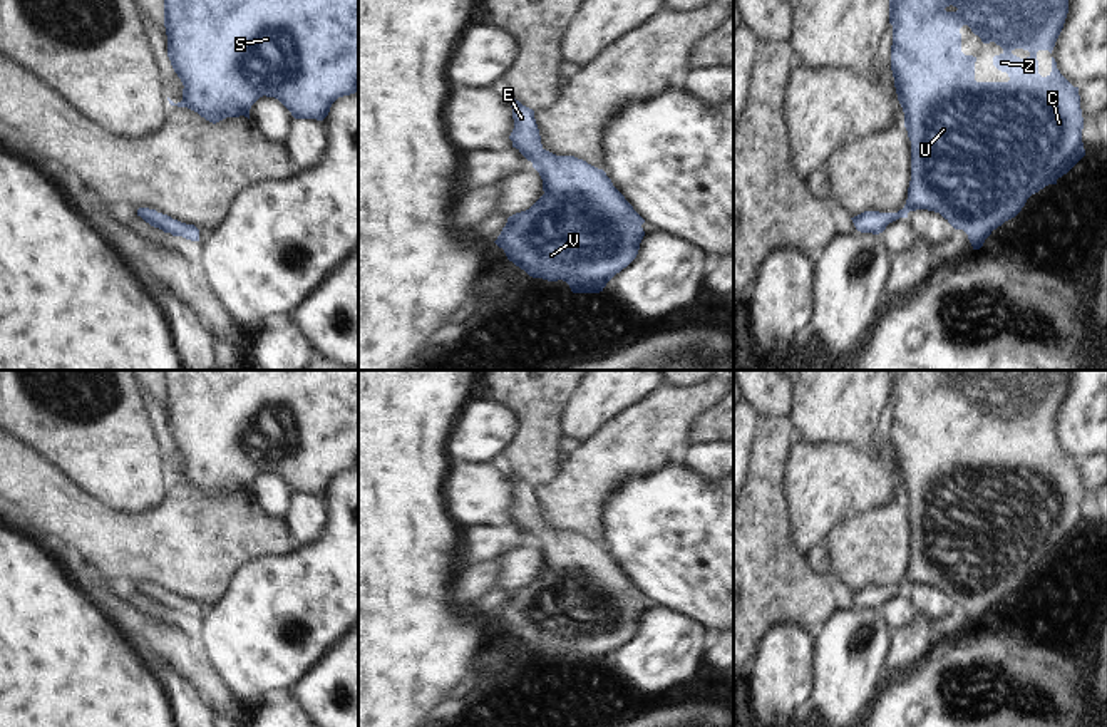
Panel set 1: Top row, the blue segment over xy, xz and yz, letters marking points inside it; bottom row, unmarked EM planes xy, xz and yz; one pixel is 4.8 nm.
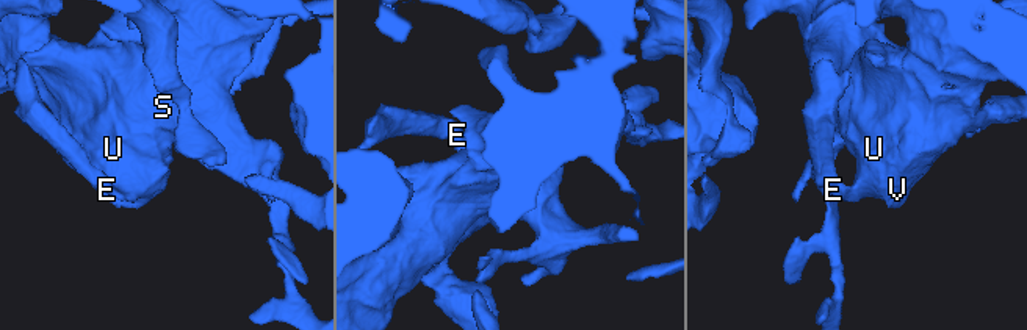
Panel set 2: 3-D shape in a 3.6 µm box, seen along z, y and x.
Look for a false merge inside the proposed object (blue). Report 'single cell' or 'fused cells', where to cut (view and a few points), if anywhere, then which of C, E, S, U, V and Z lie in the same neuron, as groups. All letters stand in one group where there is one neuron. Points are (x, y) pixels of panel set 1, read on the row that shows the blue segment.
single cell; cut none; groups C E S U V Z

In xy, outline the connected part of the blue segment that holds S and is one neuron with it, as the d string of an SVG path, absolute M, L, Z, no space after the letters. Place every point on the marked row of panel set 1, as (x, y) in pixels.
M164 0L164 27L166 27L166 35L167 35L167 57L171 60L174 72L178 74L178 77L181 79L181 82L184 85L181 102L174 104L169 97L167 97L167 101L171 106L188 107L188 109L198 112L201 117L204 117L206 121L209 121L213 124L216 124L226 117L245 116L250 119L251 106L263 95L278 99L291 112L291 116L295 119L323 121L328 116L332 104L338 97L358 92L358 0Z

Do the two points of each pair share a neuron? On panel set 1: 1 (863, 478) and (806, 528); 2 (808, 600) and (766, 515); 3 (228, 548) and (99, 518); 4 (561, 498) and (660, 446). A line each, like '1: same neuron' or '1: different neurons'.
1: same neuron
2: same neuron
3: same neuron
4: same neuron

